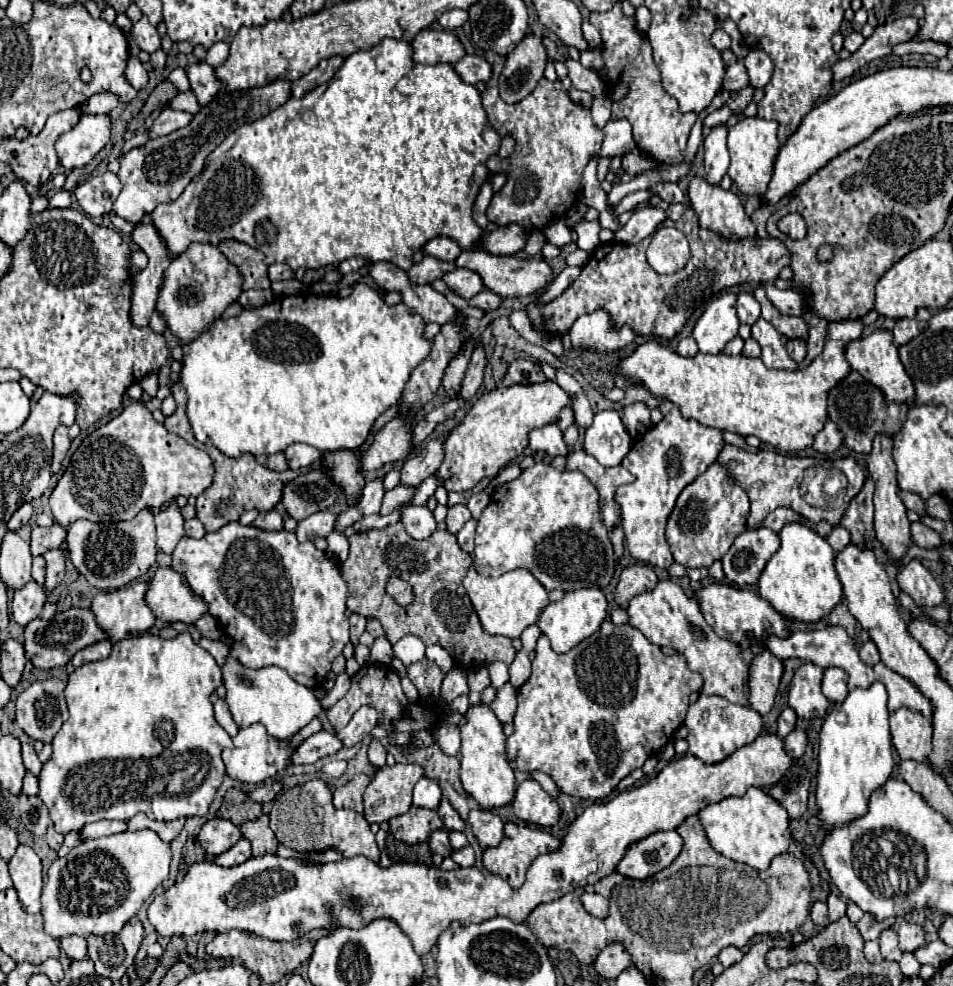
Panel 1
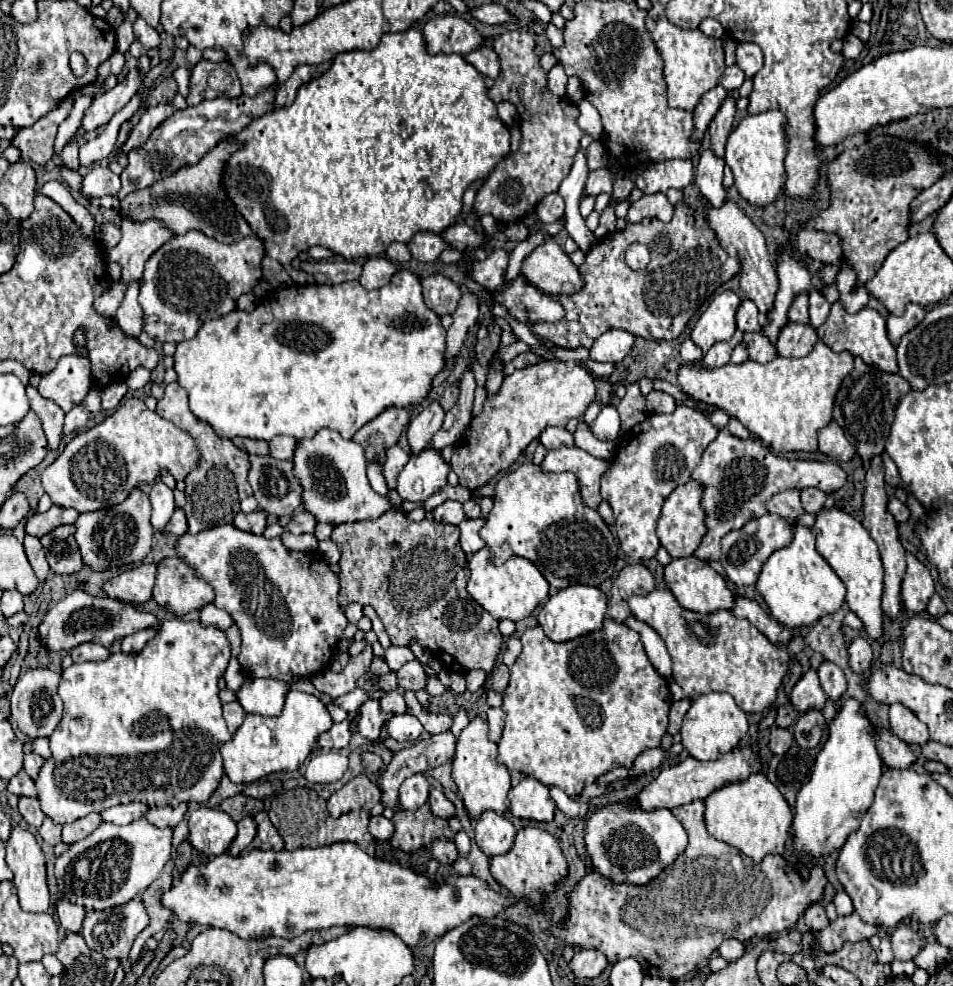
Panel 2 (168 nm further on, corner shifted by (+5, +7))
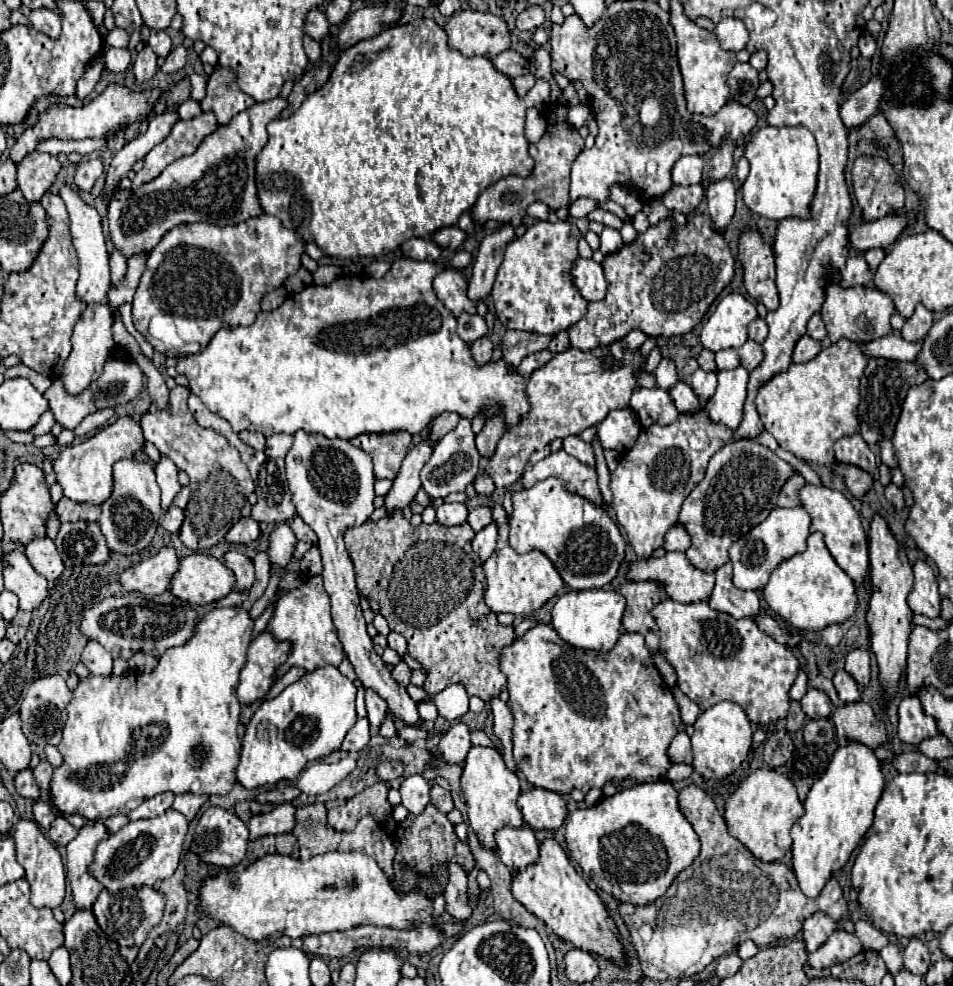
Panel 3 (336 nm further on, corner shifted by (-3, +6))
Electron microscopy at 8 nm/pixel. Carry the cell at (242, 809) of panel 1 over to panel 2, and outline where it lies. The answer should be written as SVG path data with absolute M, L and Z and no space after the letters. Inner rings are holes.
M235 795L235 797L229 797L221 803L221 811L231 815L235 821L241 821L247 815L255 815L261 809L263 809L263 803L247 797L247 795Z

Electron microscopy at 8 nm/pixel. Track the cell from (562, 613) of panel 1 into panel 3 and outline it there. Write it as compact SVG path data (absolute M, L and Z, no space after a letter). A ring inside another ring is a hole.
M579 590L567 592L557 598L553 606L551 626L559 634L561 640L575 648L583 650L603 650L613 648L617 638L621 636L621 616L625 610L625 598L613 590Z

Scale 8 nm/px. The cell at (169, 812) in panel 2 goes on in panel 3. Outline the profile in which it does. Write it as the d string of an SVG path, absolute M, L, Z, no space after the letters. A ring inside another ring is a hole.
M181 794L181 796L175 796L173 810L181 812L187 820L193 820L205 800L207 800L205 794L201 794L201 796L199 794Z

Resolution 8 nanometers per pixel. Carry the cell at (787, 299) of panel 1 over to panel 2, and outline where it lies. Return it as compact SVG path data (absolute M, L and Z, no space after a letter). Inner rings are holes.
M801 293L795 297L793 305L791 305L791 311L789 311L789 319L793 323L809 323L809 309L807 309L807 295Z

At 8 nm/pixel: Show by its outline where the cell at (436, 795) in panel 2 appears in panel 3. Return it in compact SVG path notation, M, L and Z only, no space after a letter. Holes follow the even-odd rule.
M433 784L431 788L431 802L443 812L443 814L449 814L455 806L453 806L453 800L451 800L451 792L449 790L443 790L441 786Z

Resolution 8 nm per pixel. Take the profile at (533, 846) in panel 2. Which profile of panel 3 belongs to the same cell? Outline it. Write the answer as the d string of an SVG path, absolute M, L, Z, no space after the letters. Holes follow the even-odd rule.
M545 838L539 846L539 860L535 864L529 864L523 870L517 870L511 880L513 896L539 920L547 924L547 928L571 942L575 948L607 956L619 966L625 966L623 950L617 940L617 928L611 916L607 914L605 904L593 892L587 882L577 874L575 866L569 862L565 850L555 838Z

